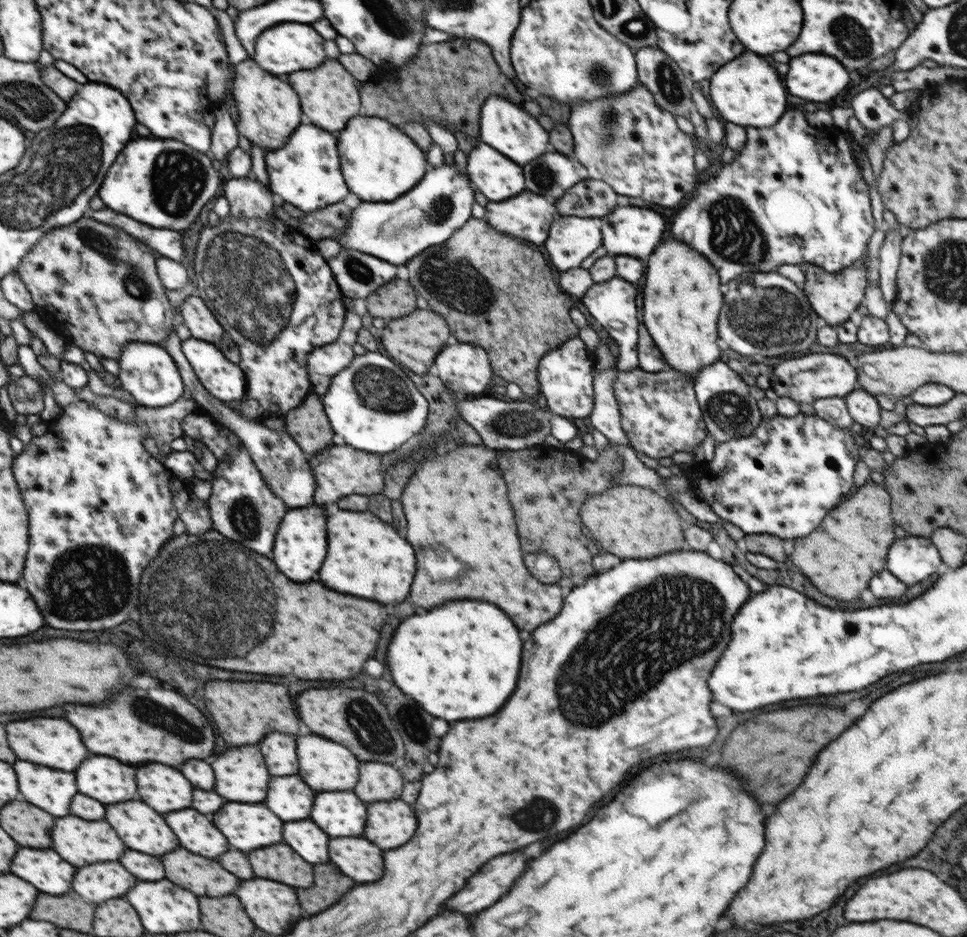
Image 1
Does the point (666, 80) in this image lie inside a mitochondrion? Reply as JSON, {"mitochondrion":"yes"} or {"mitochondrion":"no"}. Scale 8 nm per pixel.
{"mitochondrion":"yes"}

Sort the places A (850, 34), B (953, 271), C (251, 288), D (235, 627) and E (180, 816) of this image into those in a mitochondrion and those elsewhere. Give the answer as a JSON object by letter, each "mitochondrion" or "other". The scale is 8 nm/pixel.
{"A":"mitochondrion","B":"mitochondrion","C":"mitochondrion","D":"mitochondrion","E":"other"}

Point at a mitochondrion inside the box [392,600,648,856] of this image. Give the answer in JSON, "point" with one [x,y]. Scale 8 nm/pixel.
{"point":[539,815]}

